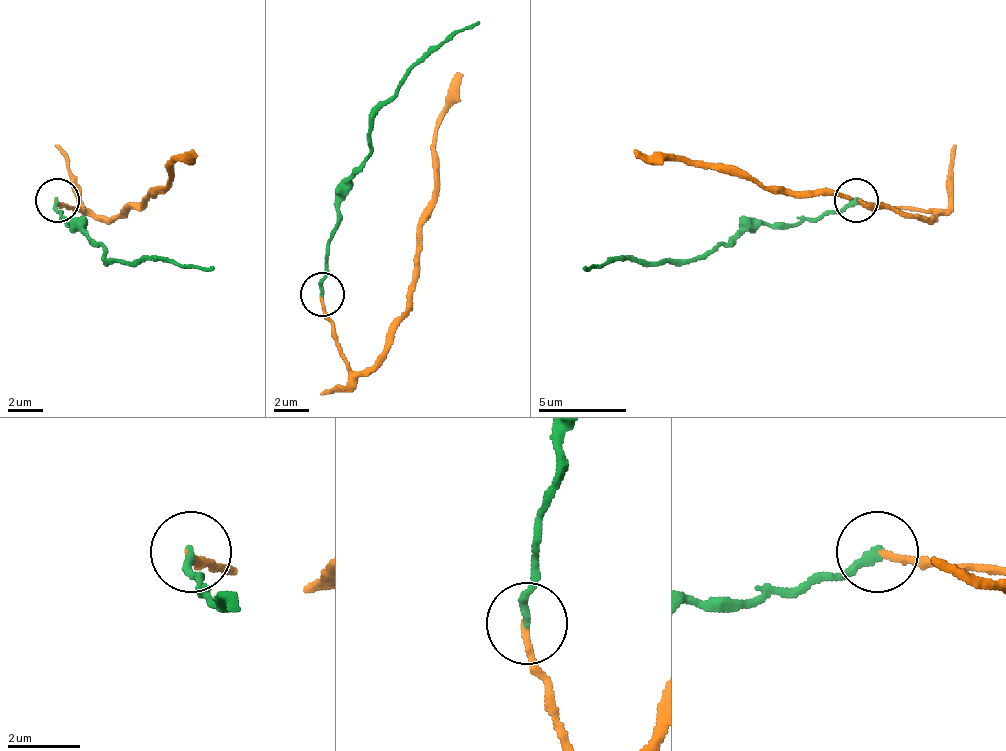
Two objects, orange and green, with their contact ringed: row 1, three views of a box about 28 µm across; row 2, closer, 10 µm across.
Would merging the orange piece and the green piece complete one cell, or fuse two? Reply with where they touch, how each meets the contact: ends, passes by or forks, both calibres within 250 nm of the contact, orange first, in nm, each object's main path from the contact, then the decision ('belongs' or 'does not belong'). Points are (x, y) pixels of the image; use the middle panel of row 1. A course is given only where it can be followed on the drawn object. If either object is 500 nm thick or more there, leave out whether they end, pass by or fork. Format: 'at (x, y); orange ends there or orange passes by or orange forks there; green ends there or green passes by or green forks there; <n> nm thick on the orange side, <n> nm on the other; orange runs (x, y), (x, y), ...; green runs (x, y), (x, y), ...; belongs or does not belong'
at (322, 294); orange ends there; green ends there; 180 nm thick on the orange side, 240 nm on the other; orange runs (323, 293), (336, 351), (363, 373), (416, 285), (420, 214), (433, 196), (446, 91), (460, 73); green runs (323, 293), (336, 188), (367, 152), (372, 113), (438, 47), (477, 20); belongs

